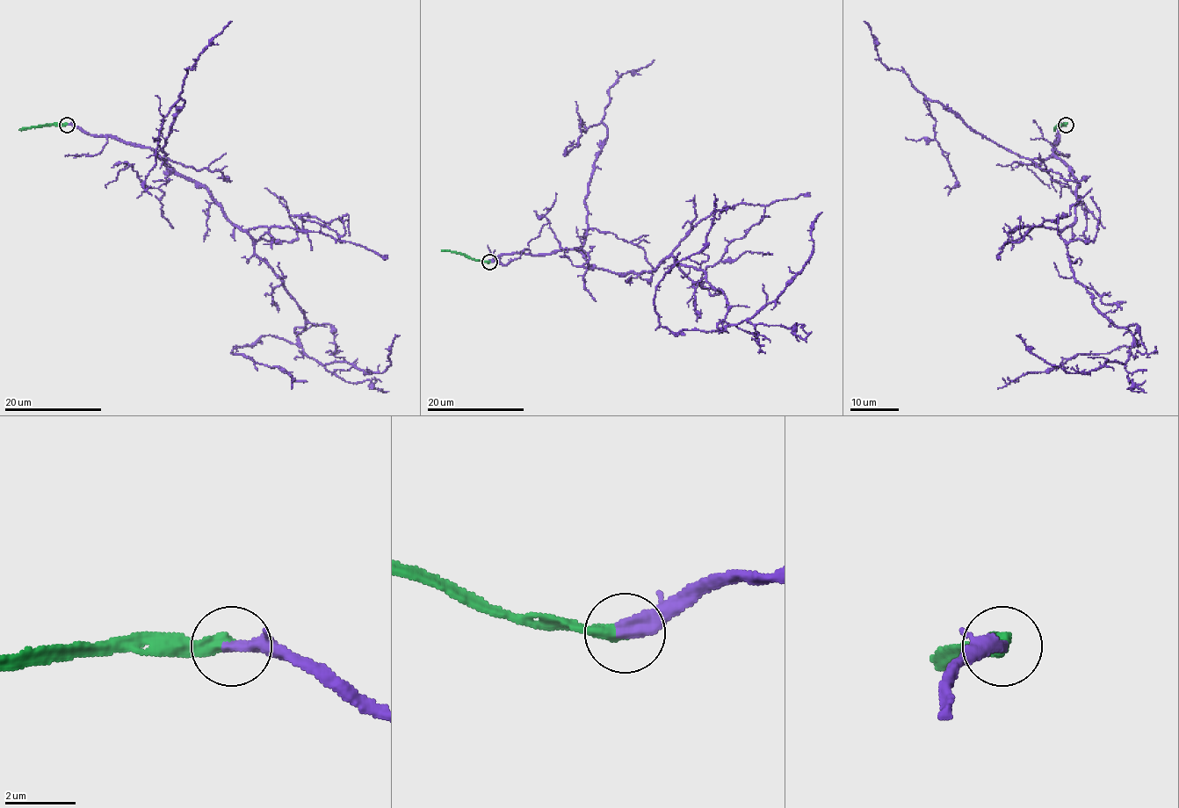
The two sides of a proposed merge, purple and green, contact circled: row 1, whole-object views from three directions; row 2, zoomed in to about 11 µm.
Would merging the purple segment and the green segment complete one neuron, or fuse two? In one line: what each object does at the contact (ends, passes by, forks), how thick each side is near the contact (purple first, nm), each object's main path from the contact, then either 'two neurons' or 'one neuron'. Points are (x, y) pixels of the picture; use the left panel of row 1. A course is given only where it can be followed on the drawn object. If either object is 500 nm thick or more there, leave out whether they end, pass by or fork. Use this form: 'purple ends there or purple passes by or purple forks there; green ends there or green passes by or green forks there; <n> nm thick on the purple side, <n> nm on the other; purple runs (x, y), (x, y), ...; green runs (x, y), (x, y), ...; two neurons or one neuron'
purple ends there; green ends there; 400 nm thick on the purple side, 380 nm on the other; purple runs (68, 125), (148, 147), (249, 235), (306, 324), (296, 342), (262, 335), (232, 352), (290, 374), (292, 389); green runs (68, 124), (49, 124), (18, 130); one neuron

